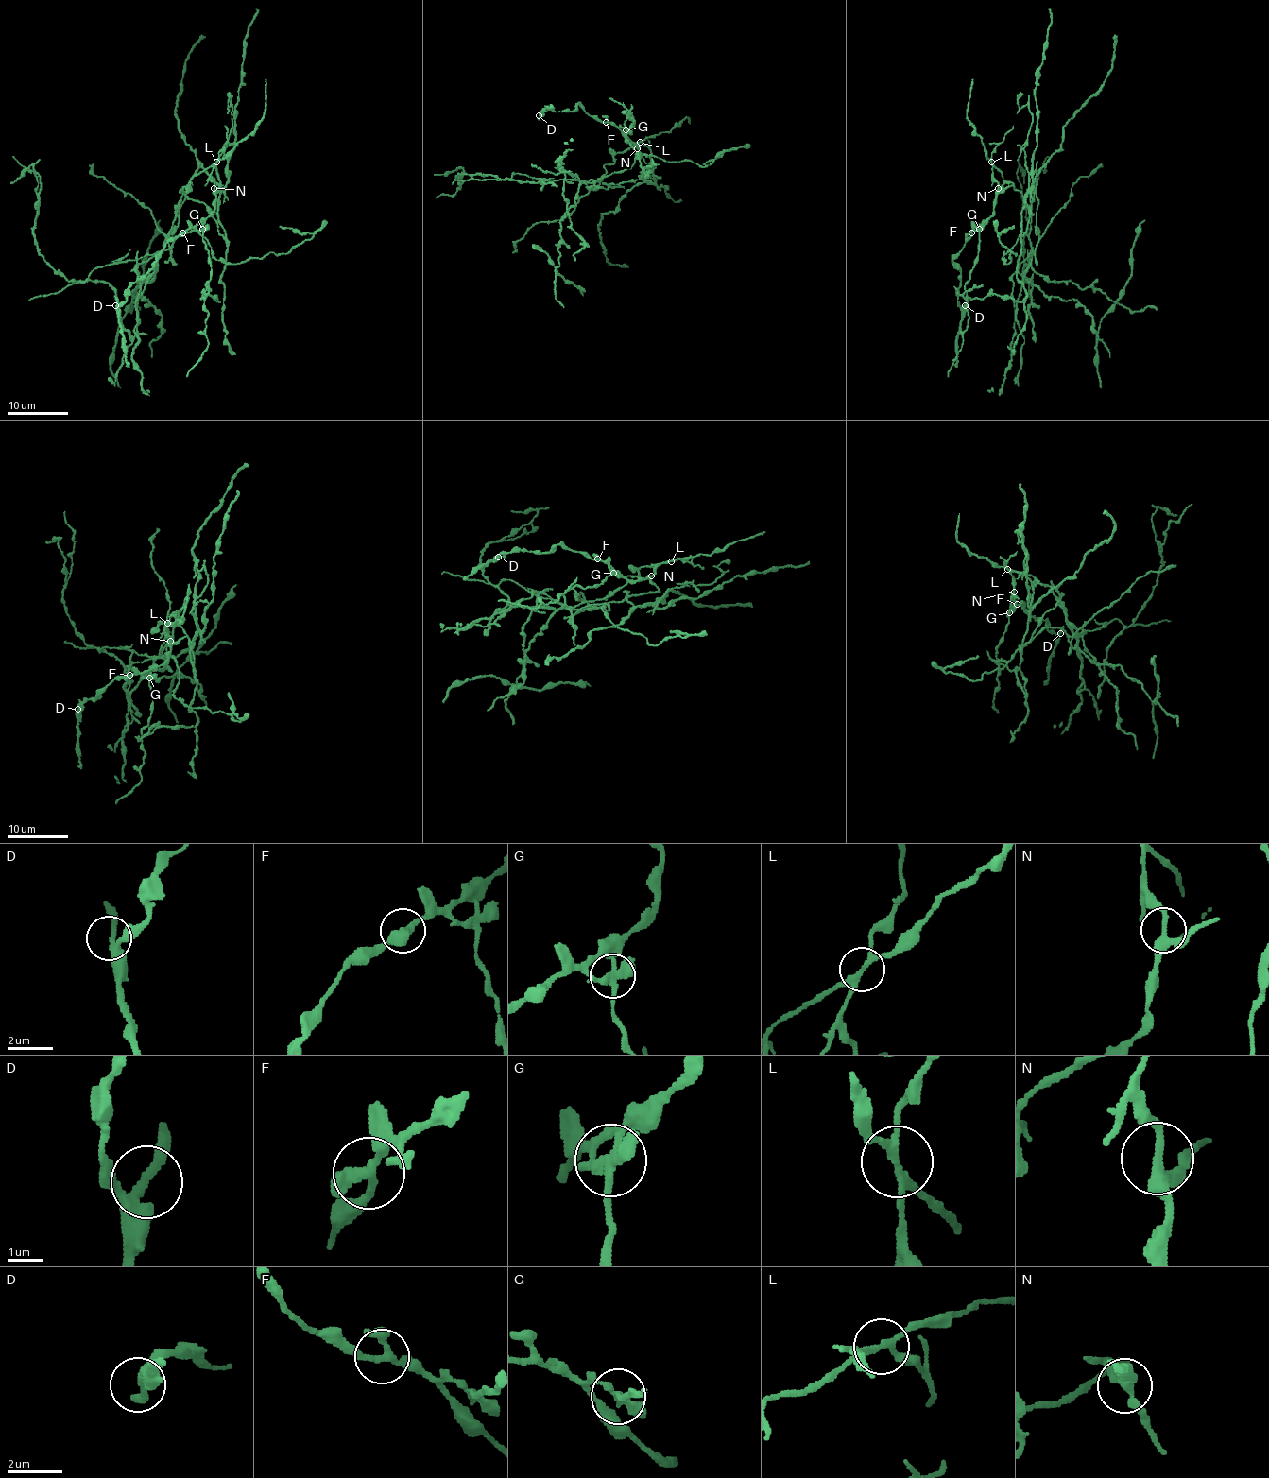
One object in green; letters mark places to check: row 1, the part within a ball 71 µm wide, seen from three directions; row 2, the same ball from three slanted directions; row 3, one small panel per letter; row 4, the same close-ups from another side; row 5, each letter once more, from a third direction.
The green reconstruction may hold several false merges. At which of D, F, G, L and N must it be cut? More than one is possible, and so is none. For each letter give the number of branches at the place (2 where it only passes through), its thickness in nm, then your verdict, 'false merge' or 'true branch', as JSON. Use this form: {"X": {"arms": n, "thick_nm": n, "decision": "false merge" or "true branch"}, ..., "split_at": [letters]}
{"D": {"arms": 3, "thick_nm": 240, "decision": "true branch"}, "F": {"arms": 3, "thick_nm": 260, "decision": "true branch"}, "G": {"arms": 3, "thick_nm": 280, "decision": "false merge"}, "L": {"arms": 4, "thick_nm": 200, "decision": "false merge"}, "N": {"arms": 3, "thick_nm": 280, "decision": "true branch"}, "split_at": ["G", "L"]}

